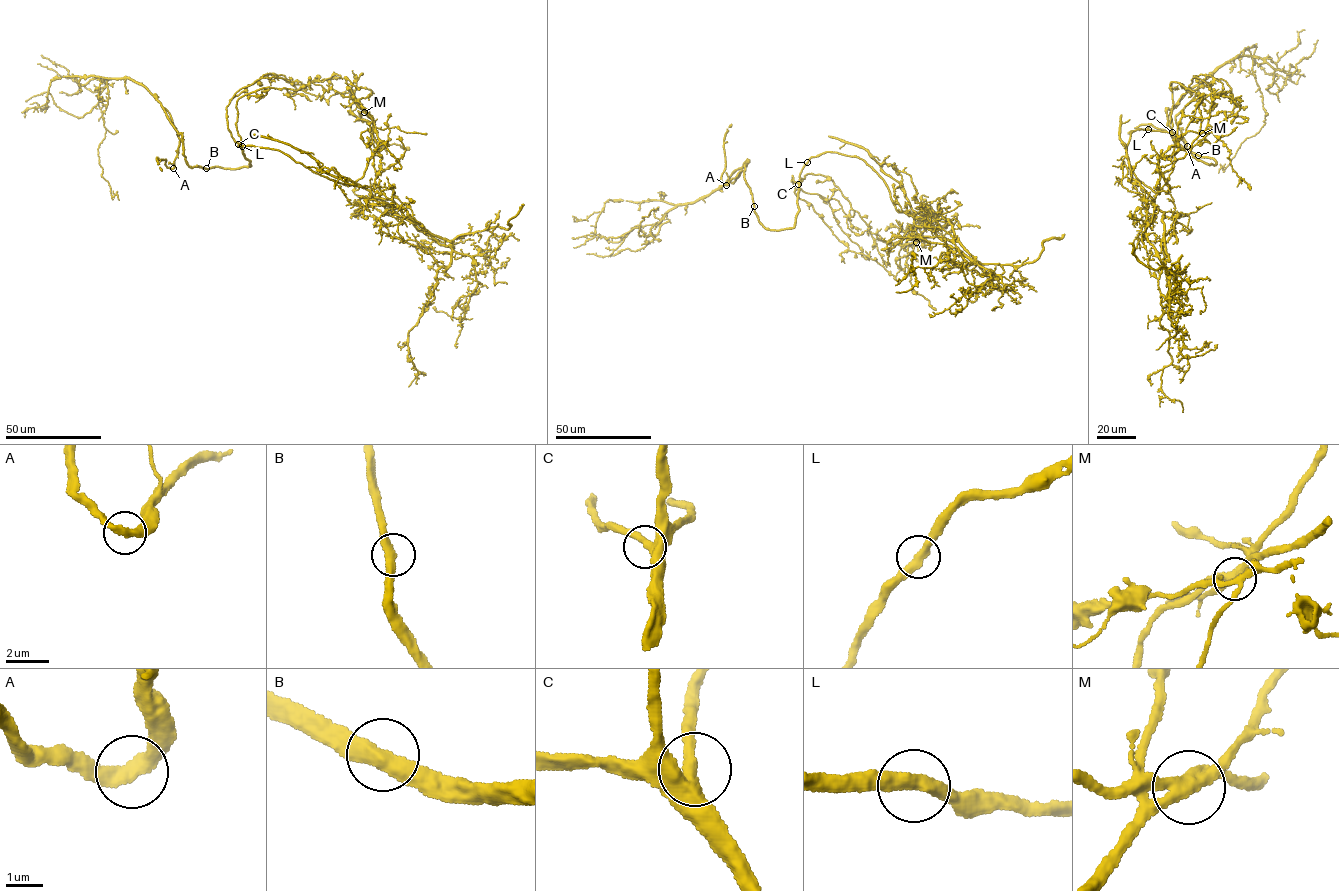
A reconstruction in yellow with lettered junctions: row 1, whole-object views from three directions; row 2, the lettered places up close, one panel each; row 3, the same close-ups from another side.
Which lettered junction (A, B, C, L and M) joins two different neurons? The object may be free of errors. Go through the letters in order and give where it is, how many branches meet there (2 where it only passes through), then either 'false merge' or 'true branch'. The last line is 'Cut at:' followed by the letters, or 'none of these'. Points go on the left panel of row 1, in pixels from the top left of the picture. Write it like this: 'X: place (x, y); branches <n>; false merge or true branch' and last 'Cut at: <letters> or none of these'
A: place (173, 168); branches 2; true branch
B: place (206, 168); branches 2; true branch
C: place (238, 144); branches 2; true branch
L: place (242, 146); branches 2; true branch
M: place (364, 112); branches 2; false merge
Cut at: M

